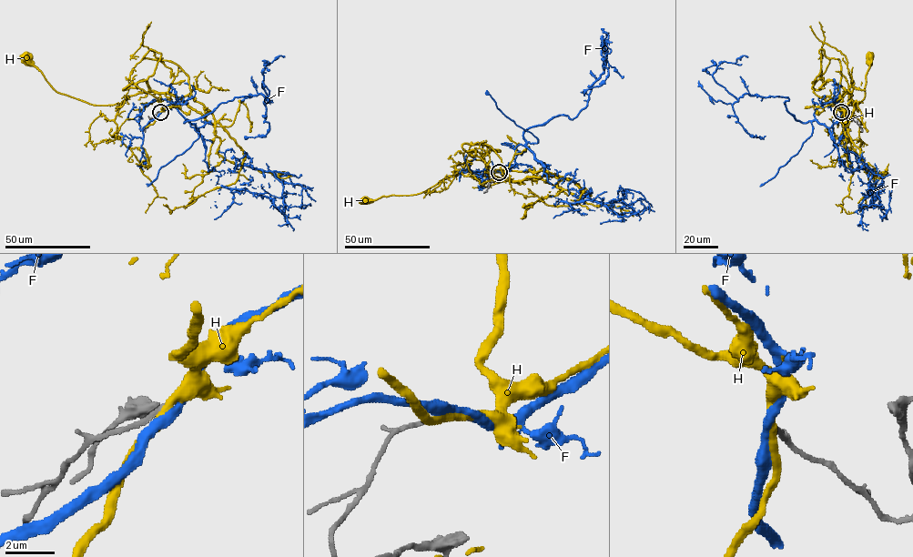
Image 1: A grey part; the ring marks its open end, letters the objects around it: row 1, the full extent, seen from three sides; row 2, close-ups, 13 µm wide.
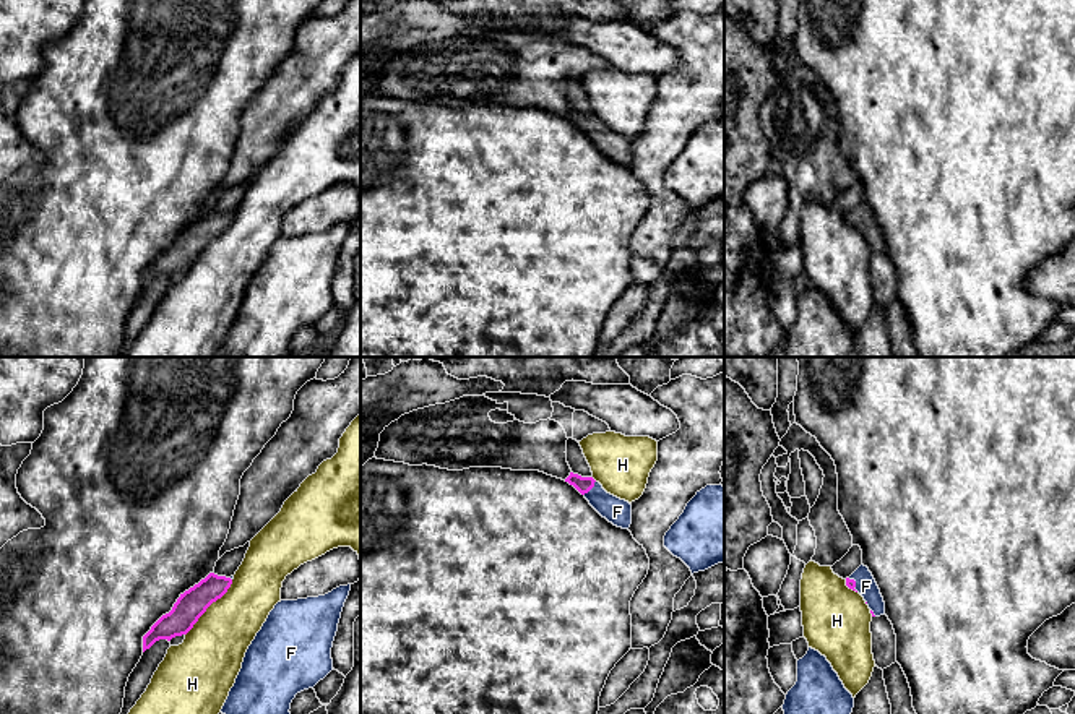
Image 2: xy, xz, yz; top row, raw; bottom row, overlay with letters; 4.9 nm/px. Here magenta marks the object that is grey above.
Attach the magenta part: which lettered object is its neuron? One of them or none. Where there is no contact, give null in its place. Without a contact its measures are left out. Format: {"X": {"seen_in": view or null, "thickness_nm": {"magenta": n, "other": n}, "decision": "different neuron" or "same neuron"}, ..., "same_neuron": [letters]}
{"F": {"seen_in": "xz", "thickness_nm": {"magenta": 80, "other": 130}, "decision": "same neuron"}, "H": {"seen_in": "xy", "thickness_nm": {"magenta": 150, "other": 320}, "decision": "different neuron"}, "same_neuron": ["F"]}

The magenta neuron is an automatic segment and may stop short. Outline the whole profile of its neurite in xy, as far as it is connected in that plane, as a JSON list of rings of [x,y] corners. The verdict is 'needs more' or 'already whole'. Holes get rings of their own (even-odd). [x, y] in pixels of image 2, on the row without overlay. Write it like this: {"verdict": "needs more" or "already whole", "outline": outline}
{"verdict": "already whole", "outline": [[[209,209],[198,221],[180,230],[172,247],[162,252],[143,273],[143,289],[159,276],[171,277],[175,273],[187,271],[206,245],[227,229],[231,221],[231,214]]]}

